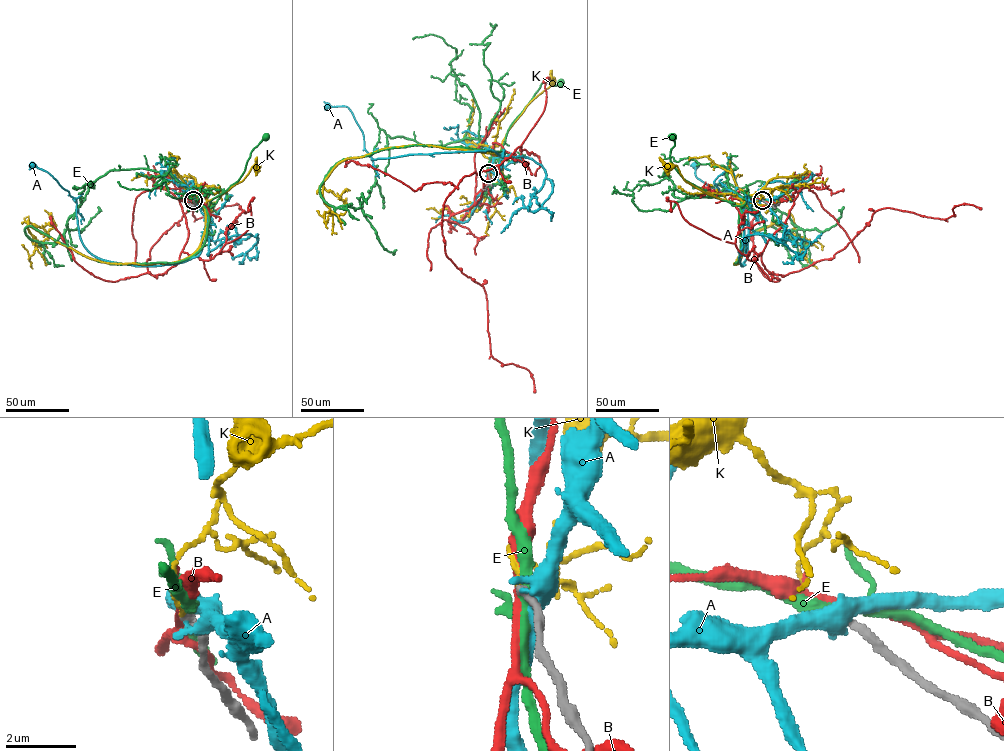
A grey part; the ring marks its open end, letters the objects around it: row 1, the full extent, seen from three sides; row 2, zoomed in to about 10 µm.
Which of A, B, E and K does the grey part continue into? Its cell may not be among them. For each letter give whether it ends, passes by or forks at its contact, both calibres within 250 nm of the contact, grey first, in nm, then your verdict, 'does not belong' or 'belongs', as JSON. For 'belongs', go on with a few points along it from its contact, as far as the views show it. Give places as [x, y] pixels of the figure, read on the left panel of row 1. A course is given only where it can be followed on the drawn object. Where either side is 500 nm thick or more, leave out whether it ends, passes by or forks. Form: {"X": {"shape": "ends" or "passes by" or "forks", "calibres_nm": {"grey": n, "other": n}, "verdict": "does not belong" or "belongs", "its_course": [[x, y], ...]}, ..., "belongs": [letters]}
{"A": {"shape": "ends", "calibres_nm": {"grey": 280, "other": 360}, "verdict": "does not belong"}, "B": {"shape": "passes by", "calibres_nm": {"grey": 240, "other": 220}, "verdict": "does not belong"}, "E": {"shape": "forks", "calibres_nm": {"grey": 240, "other": 240}, "verdict": "does not belong"}, "K": {"shape": "ends", "calibres_nm": {"grey": 220, "other": 100}, "verdict": "does not belong"}, "belongs": []}

